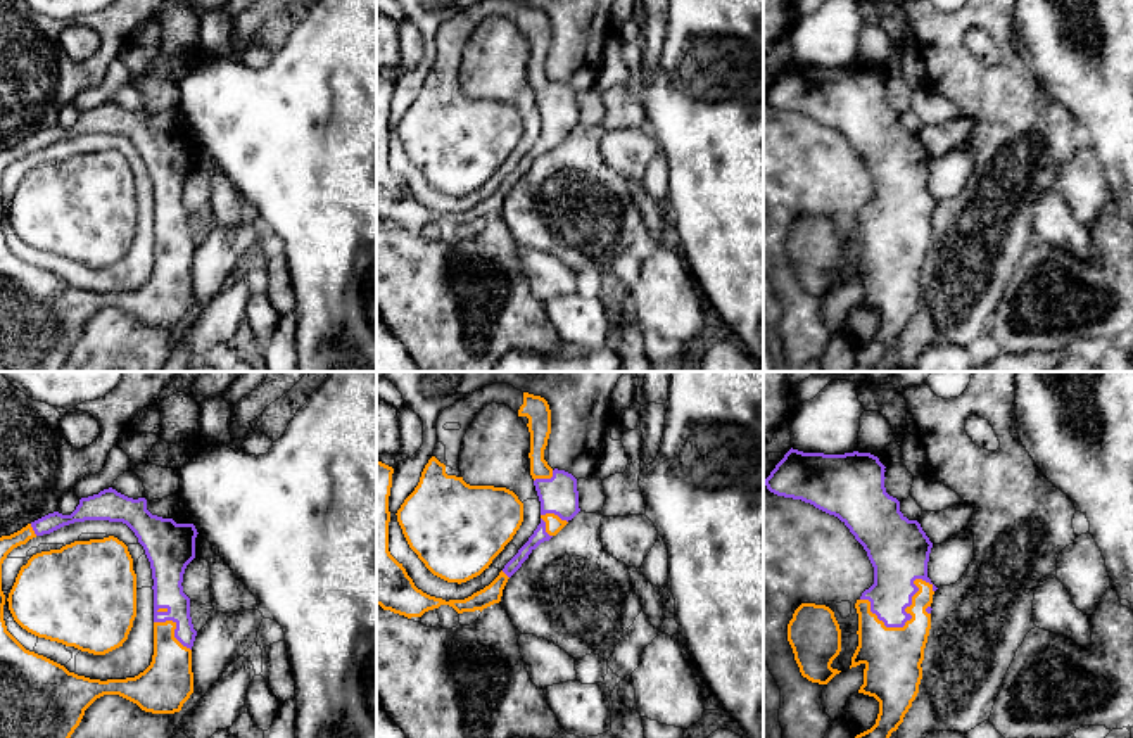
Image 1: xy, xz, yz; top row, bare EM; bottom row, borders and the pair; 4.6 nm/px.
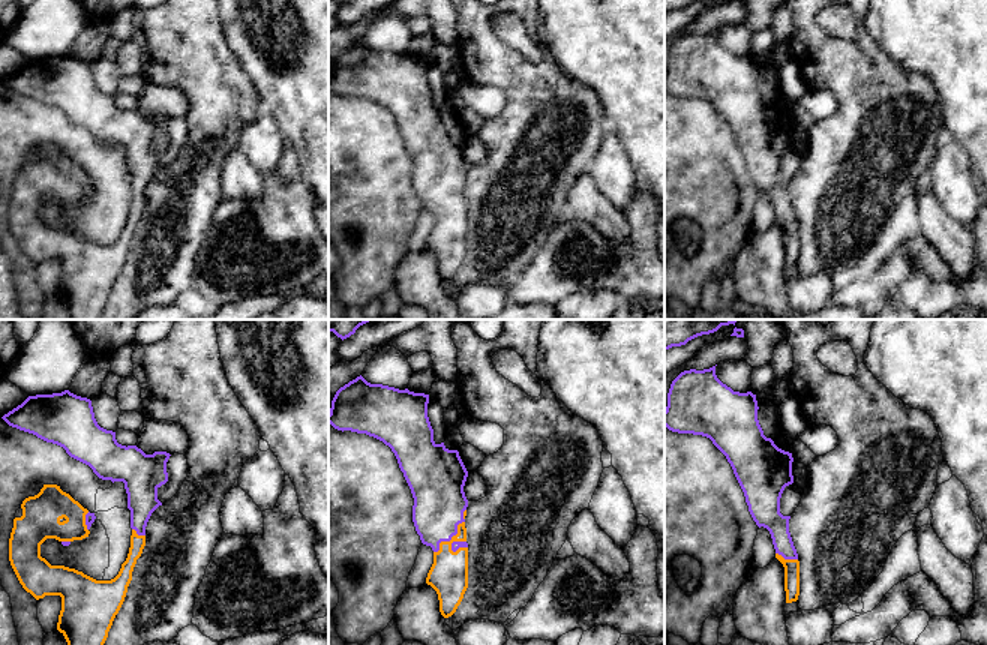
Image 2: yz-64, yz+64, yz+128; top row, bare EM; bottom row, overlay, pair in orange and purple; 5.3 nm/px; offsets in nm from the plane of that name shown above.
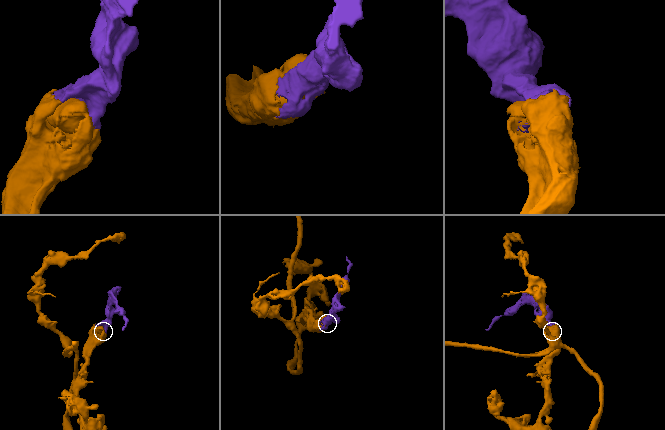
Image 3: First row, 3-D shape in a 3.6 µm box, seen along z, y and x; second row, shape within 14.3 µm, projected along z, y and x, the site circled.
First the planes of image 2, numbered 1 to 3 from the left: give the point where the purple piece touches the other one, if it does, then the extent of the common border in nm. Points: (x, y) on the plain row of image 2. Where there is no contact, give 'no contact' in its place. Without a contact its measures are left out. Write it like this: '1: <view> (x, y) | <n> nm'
1: yz-64 (137, 198) | 80 nm
2: yz+64 (456, 198) | 300 nm
3: yz+128 (786, 224) | 130 nm

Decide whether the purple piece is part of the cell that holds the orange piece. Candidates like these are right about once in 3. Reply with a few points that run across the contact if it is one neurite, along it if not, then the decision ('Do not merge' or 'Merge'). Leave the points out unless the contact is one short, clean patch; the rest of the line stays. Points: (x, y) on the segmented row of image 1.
Merge

